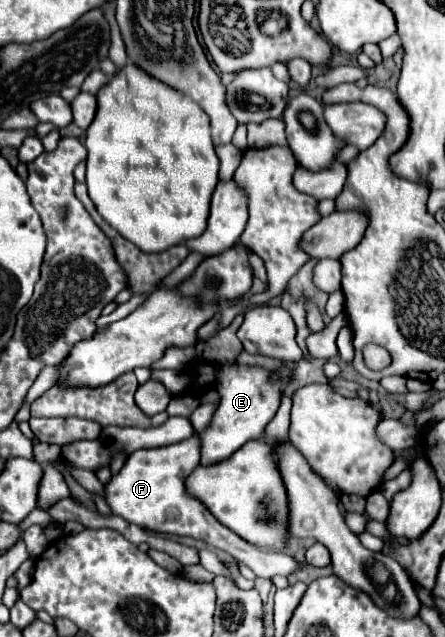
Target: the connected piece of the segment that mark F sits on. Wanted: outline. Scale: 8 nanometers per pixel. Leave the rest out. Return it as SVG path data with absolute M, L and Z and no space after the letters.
M196 434L170 446L138 450L130 454L124 468L116 476L112 476L110 484L106 486L106 502L110 504L114 514L126 518L136 526L160 534L190 536L194 540L204 540L208 546L228 552L236 564L246 564L260 578L272 578L276 574L282 576L292 574L300 566L294 558L290 558L284 552L266 552L248 544L238 534L220 524L198 498L186 492L184 482L190 476L190 472L200 464L198 458L200 458L200 442Z

